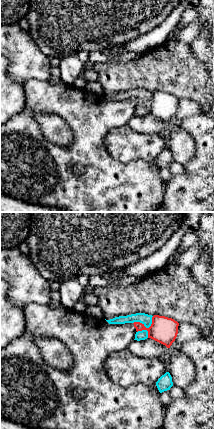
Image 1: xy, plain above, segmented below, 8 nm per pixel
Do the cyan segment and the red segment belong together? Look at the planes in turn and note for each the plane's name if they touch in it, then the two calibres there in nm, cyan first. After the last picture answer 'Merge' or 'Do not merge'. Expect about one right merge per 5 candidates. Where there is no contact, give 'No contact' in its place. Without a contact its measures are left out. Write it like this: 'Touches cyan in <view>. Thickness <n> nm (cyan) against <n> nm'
Touches cyan in xy. Thickness 90 nm (cyan) against 220 nm

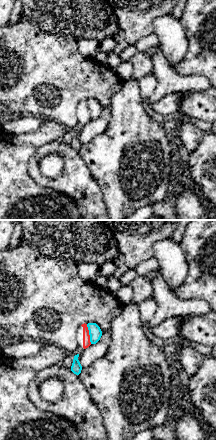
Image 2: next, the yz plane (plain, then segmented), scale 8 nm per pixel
Touches cyan in yz. Thickness 100 nm (cyan) against 60 nm

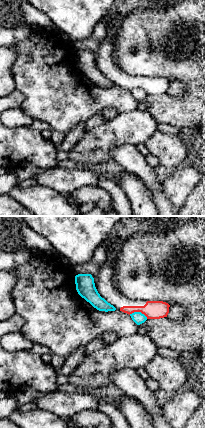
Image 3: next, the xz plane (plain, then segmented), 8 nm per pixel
Touches cyan in xz. Thickness 90 nm (cyan) against 140 nm

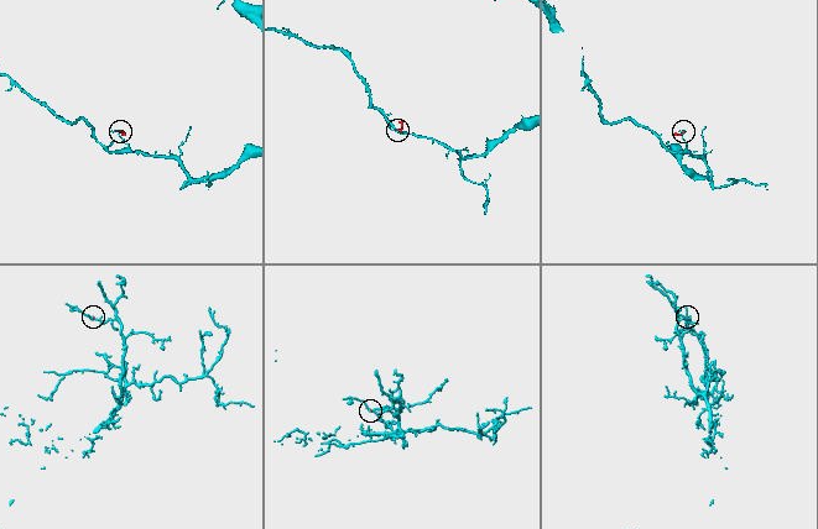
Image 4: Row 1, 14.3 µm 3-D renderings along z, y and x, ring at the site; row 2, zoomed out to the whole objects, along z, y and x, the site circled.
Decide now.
Do not merge

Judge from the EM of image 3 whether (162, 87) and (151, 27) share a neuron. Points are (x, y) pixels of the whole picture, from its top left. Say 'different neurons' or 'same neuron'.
different neurons

